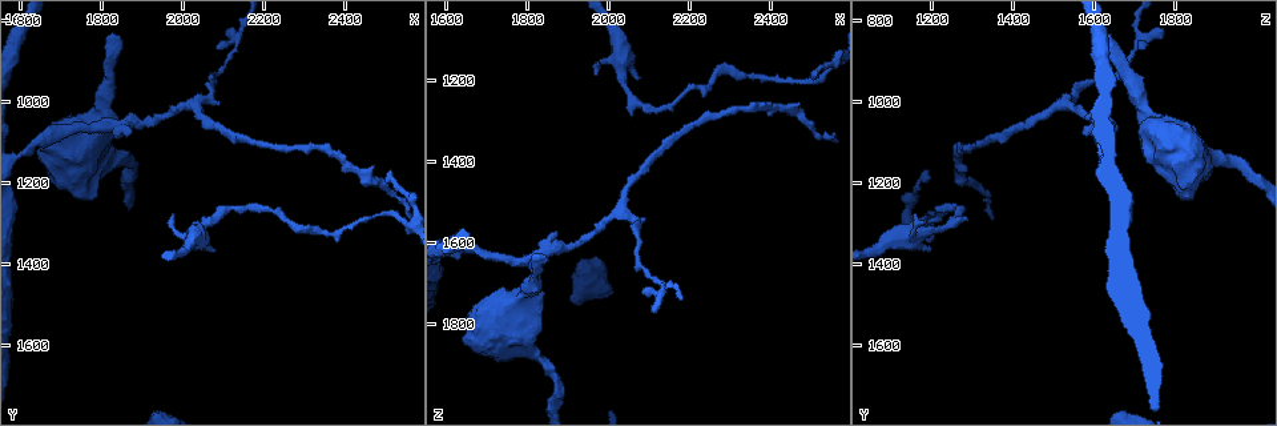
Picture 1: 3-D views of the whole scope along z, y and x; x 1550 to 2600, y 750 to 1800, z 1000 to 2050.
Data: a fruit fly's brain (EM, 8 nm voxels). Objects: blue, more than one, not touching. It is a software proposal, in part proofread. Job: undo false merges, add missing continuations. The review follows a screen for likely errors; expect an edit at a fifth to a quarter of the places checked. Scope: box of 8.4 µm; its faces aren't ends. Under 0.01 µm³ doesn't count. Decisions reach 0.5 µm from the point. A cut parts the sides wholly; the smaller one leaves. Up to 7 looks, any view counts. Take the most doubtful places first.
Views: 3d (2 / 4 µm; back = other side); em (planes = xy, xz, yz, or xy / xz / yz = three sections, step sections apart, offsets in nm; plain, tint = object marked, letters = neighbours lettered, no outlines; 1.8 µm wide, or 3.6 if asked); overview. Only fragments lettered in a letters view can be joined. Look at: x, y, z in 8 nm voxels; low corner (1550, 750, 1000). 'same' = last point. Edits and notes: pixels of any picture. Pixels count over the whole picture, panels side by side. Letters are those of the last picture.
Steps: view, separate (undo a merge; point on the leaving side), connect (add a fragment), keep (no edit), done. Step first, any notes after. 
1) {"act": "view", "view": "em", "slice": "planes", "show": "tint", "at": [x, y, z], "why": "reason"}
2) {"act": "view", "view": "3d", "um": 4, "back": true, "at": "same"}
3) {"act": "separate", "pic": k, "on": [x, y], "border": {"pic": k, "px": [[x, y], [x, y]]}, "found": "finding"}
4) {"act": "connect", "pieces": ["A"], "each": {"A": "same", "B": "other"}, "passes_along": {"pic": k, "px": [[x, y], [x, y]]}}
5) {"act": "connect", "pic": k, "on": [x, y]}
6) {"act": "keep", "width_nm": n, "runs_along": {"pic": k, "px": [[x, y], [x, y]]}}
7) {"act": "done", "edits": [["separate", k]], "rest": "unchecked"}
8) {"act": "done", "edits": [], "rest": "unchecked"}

{"act": "view", "view": "3d", "um": 4, "at": [1835, 835, 1640]}

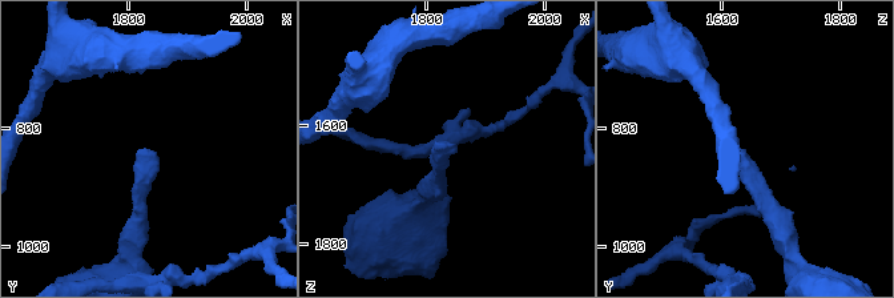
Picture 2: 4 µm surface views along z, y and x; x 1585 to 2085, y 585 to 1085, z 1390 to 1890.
{"act": "view", "view": "em", "slice": "yz", "step": 16, "show": "tint", "at": [1845, 840, 1635]}

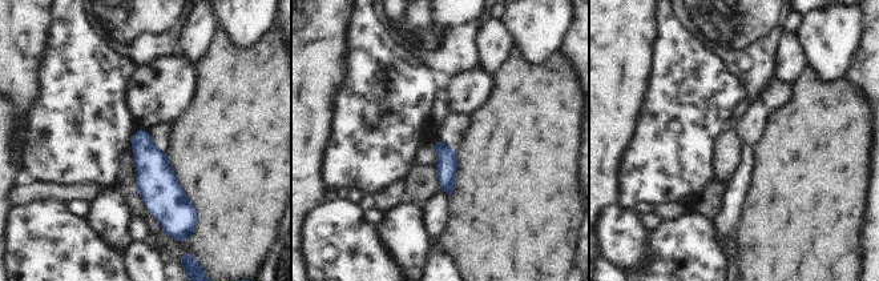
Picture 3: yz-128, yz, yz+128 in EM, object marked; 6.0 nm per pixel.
{"act": "view", "view": "em", "slice": "xz", "step": 16, "show": "letters", "at": "same", "why": "another direction"}

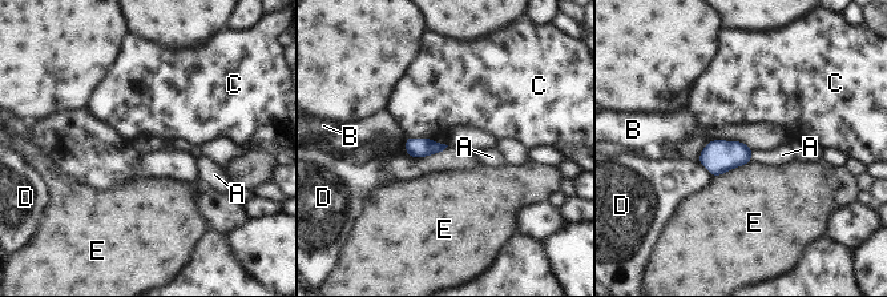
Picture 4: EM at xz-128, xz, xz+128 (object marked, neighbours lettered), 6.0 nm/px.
{"act": "keep", "each": {"A": "other", "B": "other", "C": "other", "D": "other", "E": "other"}, "border": {"pic": 4, "px": [[448, 145], [426, 156], [407, 156]]}, "found": "none of them fits"}

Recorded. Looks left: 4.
{"act": "view", "view": "em", "slice": "planes", "show": "letters", "at": [1975, 1275, 1160], "why": "thin end"}

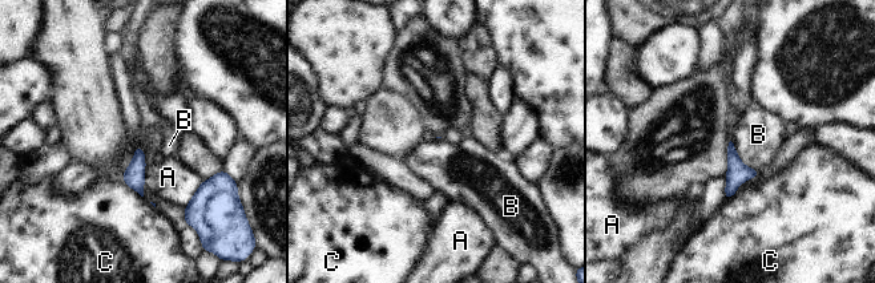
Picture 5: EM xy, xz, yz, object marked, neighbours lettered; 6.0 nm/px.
{"act": "keep", "longest_contact_nm": ["B", 260], "each": {"A": "other", "B": "other", "C": "other"}, "border": {"pic": 5, "px": [[730, 141], [737, 156], [759, 170]]}, "found": "none of them fits"}

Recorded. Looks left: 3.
{"act": "view", "view": "em", "slice": "yz", "step": 4, "show": "letters", "at": [2510, 1180, 1185], "why": "thin end"}

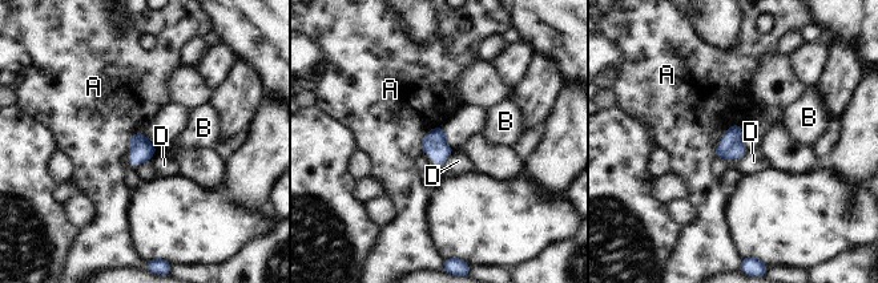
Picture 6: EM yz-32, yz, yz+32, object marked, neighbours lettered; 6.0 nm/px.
{"act": "view", "view": "em", "slice": "planes", "show": "letters", "at": "same"}

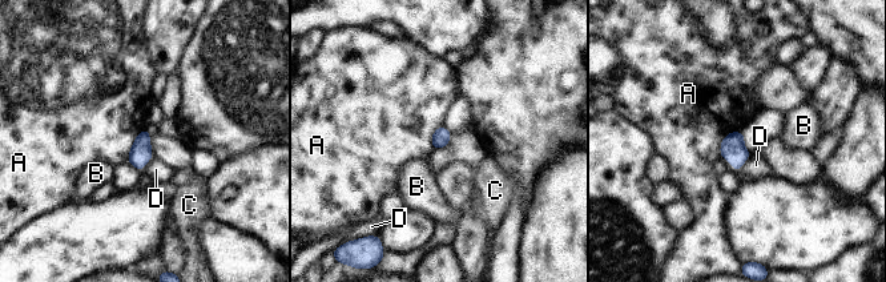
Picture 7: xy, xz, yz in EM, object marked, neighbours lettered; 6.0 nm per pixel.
{"act": "keep", "each": {"A": "other", "B": "other", "C": "other", "D": "other"}, "border": {"pic": 7, "px": [[744, 132], [724, 137], [720, 157]]}, "found": "none of them fits"}

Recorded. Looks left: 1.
{"act": "done", "edits": [], "rest": "unchecked"}

